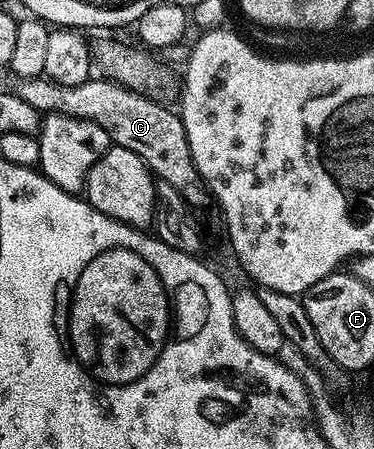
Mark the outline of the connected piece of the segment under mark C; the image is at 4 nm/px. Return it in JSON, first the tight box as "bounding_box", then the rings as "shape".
{"bounding_box":[18,78,213,208],"shape":[[[36,78],[22,81],[18,86],[19,96],[41,114],[56,112],[101,126],[101,130],[109,134],[112,145],[133,150],[133,154],[140,156],[162,183],[164,180],[189,203],[196,204],[199,208],[212,203],[213,197],[207,187],[207,181],[203,179],[191,157],[183,117],[178,111],[102,78],[92,78],[77,86],[61,86],[45,78]]]}

